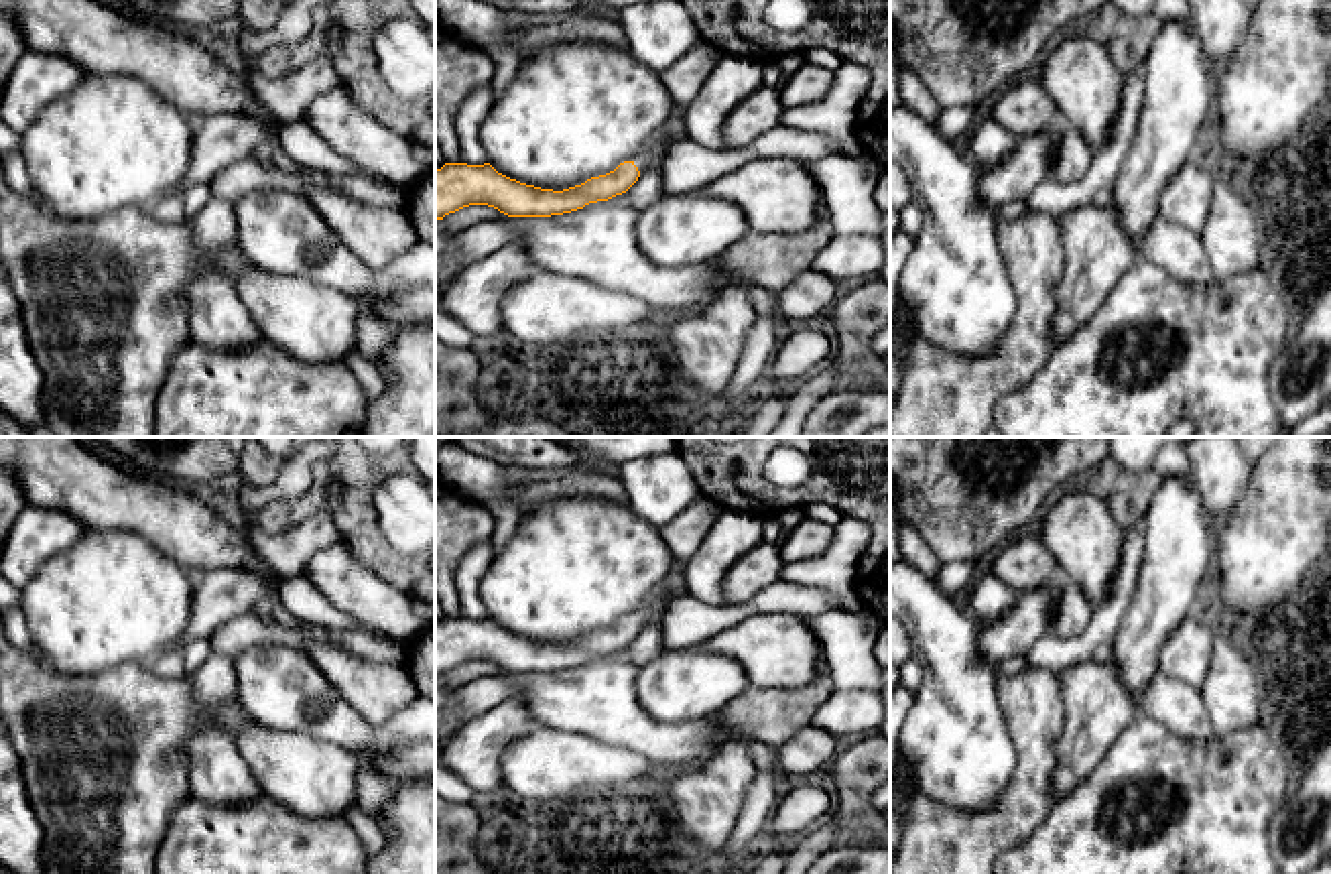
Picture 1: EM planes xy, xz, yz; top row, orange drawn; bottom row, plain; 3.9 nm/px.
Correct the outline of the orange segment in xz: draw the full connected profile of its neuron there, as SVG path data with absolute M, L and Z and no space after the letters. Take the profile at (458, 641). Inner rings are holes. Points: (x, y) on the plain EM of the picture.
M642 608L614 626L581 640L553 646L520 638L498 628L490 618L445 618L435 626L435 675L469 661L488 661L508 673L551 673L583 665L626 648L646 624L660 624L664 608Z

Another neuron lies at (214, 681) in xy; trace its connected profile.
M211 652L197 671L187 673L187 679L199 705L238 701L236 661L230 657Z

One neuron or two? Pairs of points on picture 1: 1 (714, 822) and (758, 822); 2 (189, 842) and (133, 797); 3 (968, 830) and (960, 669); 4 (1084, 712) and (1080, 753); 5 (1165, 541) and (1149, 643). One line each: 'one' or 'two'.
1: two
2: two
3: two
4: one
5: one

